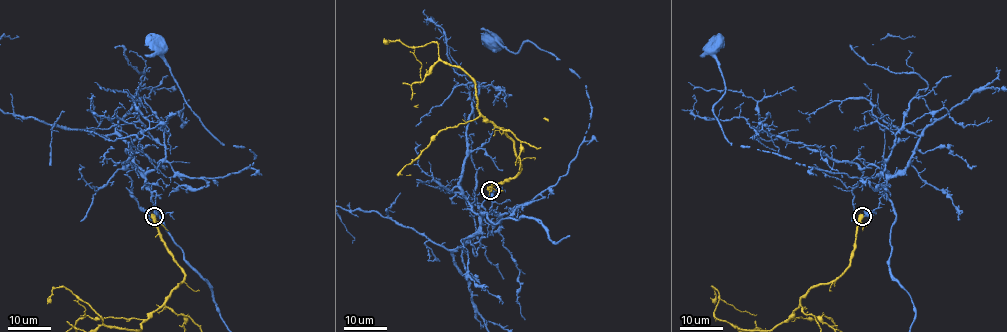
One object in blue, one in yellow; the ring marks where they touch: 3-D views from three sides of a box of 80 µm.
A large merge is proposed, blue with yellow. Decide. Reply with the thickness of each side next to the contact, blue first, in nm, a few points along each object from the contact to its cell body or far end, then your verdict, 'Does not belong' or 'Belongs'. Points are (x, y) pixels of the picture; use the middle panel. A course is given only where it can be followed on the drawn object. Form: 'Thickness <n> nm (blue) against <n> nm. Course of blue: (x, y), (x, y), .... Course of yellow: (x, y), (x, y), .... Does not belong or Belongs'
Thickness 200 nm (blue) against 700 nm. Course of blue: (489, 191), (481, 215), (552, 187), (591, 105), (551, 53), (493, 42). Course of yellow: (489, 190), (511, 179), (519, 160), (514, 143), (479, 110), (475, 82), (443, 61), (436, 43), (383, 42). Does not belong

